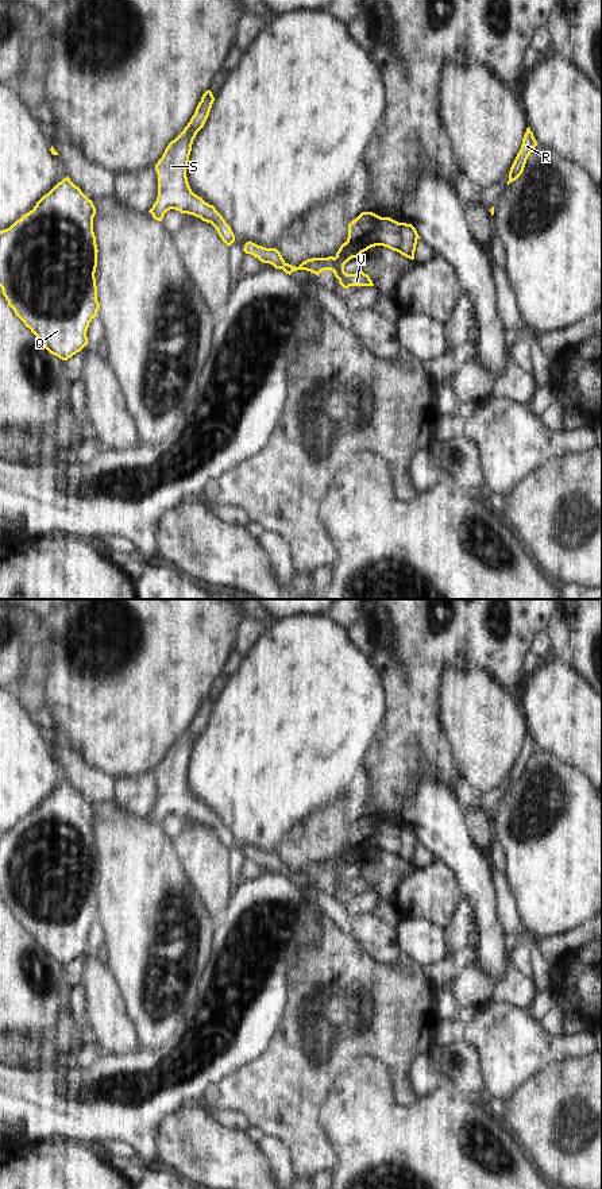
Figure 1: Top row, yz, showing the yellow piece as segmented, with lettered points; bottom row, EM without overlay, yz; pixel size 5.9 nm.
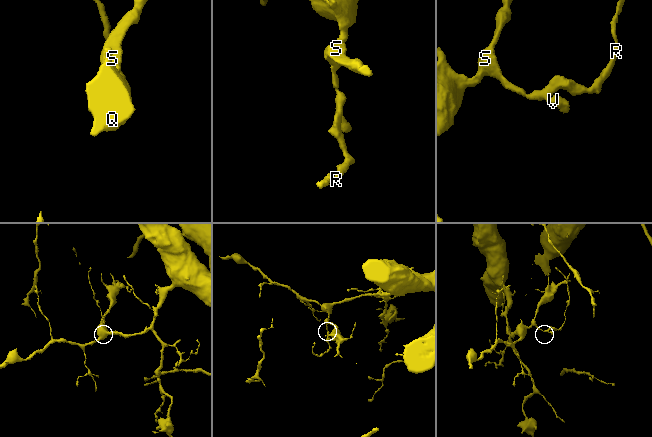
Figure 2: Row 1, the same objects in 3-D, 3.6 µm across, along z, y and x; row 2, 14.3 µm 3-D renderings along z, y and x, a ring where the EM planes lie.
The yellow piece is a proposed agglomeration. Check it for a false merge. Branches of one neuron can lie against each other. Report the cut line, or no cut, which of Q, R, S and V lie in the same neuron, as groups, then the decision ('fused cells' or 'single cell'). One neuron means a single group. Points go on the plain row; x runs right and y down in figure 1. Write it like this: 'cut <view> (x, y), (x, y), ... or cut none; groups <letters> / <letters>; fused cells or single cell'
cut none; groups Q R S V; single cell

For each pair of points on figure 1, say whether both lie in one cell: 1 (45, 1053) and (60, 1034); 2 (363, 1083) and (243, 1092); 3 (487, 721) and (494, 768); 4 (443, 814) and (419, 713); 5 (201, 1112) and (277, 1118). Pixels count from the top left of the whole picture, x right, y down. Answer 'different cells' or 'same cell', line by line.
1: same cell
2: different cells
3: same cell
4: different cells
5: different cells

